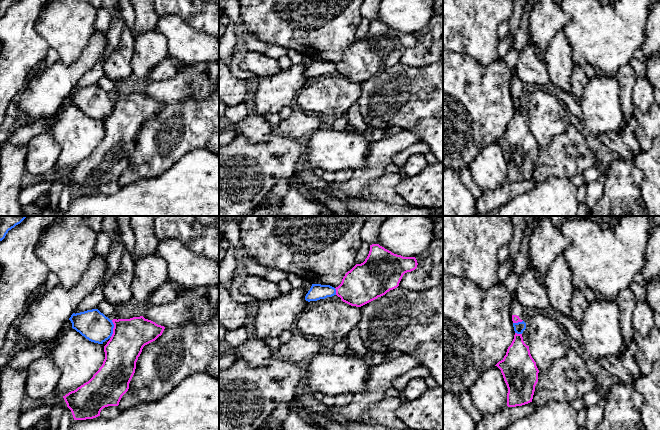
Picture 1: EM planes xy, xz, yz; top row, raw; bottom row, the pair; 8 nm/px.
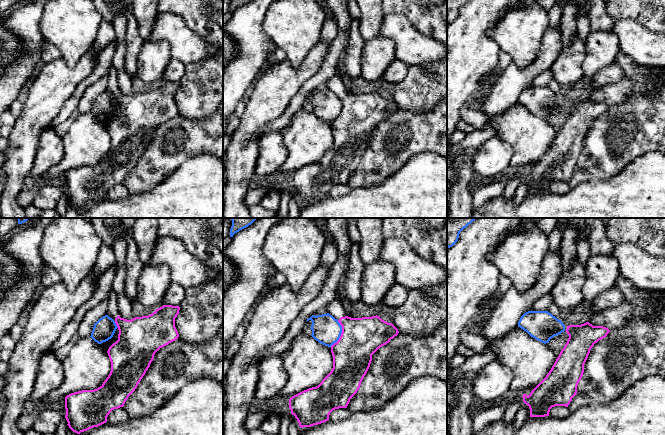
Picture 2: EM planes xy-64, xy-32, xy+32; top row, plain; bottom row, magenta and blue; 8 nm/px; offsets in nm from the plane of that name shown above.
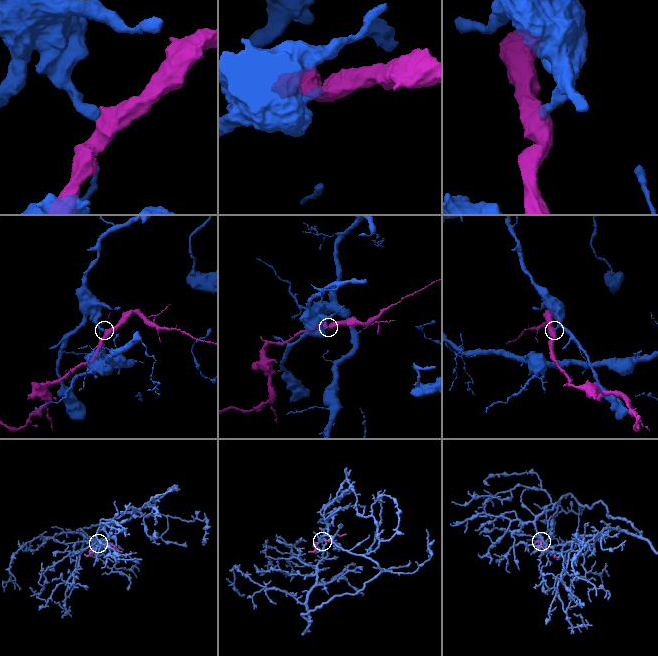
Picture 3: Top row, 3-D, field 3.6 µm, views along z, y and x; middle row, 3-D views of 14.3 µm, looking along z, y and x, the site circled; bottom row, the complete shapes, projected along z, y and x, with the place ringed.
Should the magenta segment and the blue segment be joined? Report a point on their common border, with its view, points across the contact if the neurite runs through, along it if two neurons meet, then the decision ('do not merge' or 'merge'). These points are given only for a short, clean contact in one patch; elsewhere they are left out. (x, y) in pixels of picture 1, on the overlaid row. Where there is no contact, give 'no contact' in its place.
meets magenta in xy at (113, 328); border along xy (112, 320), (113, 327), (110, 336); do not merge

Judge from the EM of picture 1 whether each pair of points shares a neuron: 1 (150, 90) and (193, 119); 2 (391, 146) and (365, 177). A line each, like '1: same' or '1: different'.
1: different
2: same

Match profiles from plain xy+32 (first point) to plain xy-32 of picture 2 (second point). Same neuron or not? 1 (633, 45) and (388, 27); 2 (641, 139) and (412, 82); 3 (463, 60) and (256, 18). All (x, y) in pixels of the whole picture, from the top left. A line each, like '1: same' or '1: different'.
1: same
2: different
3: same

